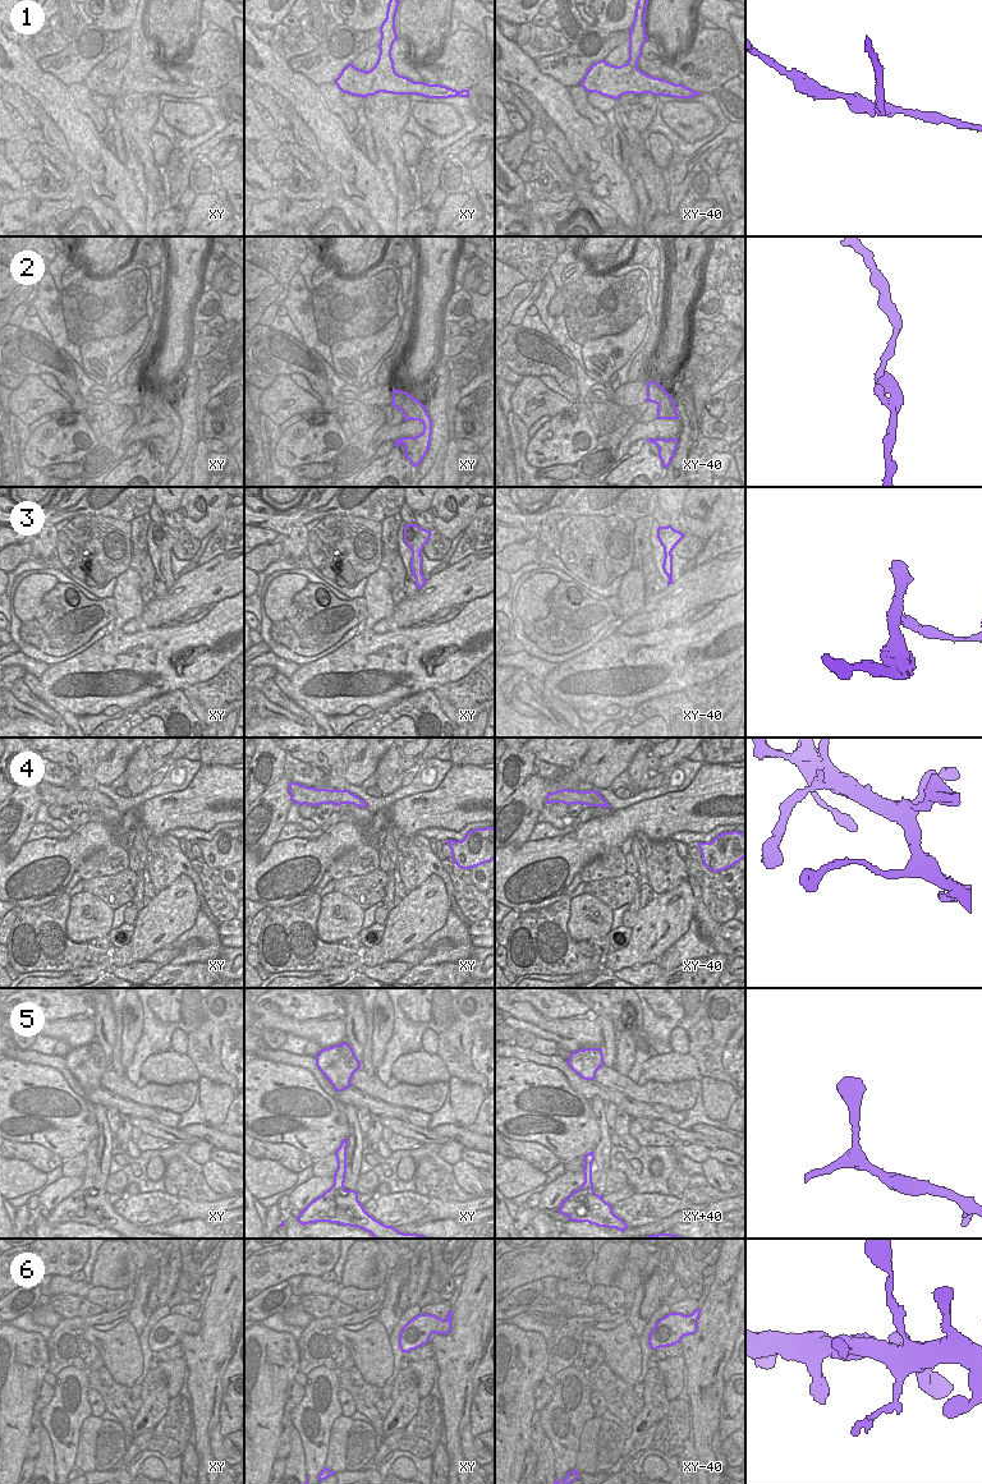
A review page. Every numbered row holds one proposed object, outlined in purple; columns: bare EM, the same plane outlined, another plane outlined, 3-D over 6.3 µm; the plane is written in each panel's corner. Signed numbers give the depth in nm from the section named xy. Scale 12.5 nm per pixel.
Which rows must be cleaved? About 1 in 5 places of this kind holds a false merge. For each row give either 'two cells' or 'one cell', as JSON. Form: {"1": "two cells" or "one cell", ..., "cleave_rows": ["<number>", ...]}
{"1": "two cells", "2": "one cell", "3": "one cell", "4": "one cell", "5": "one cell", "6": "one cell", "cleave_rows": ["1"]}

